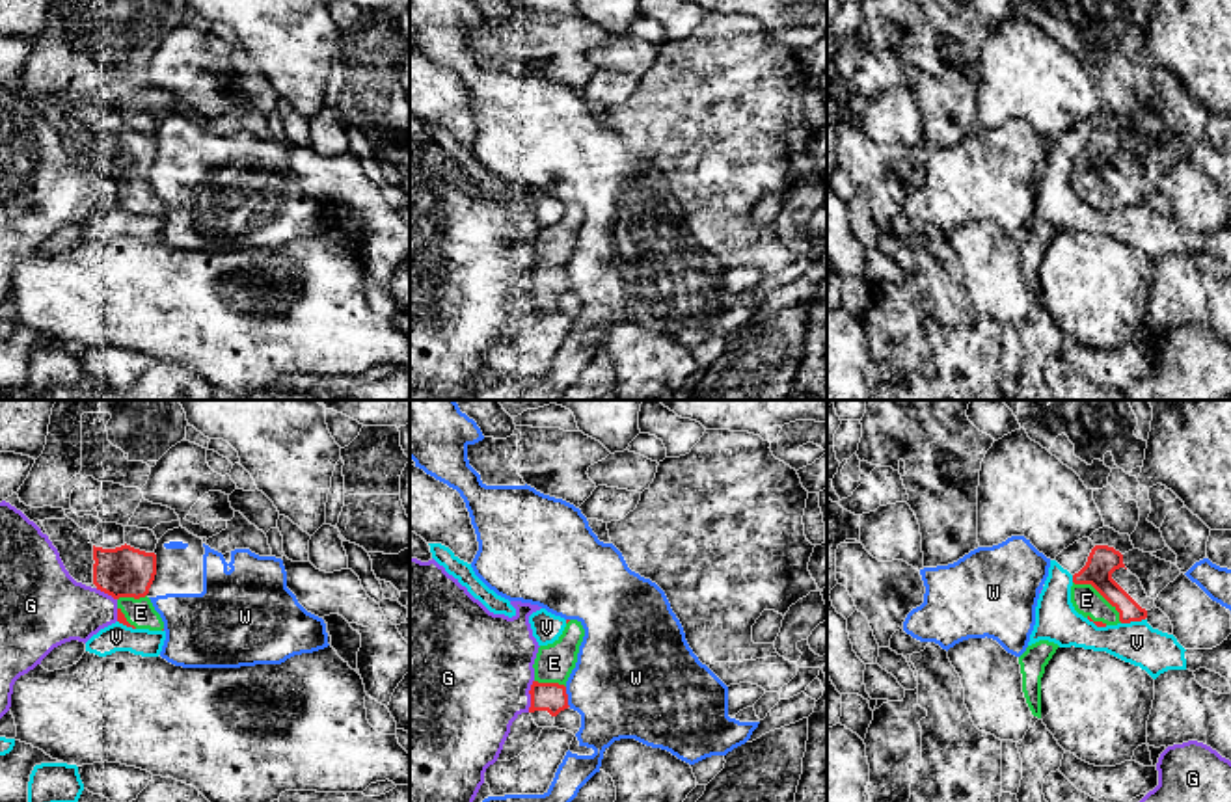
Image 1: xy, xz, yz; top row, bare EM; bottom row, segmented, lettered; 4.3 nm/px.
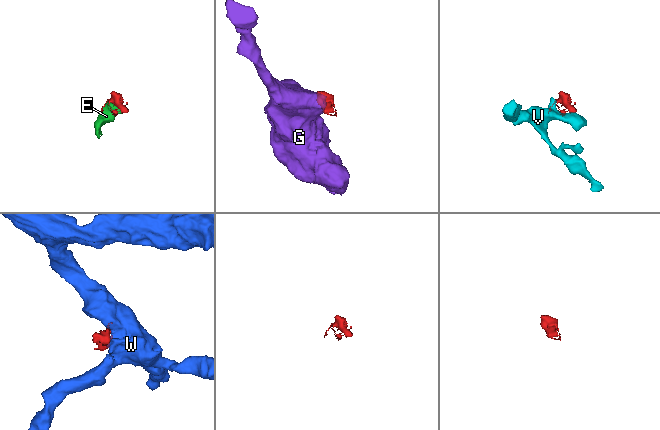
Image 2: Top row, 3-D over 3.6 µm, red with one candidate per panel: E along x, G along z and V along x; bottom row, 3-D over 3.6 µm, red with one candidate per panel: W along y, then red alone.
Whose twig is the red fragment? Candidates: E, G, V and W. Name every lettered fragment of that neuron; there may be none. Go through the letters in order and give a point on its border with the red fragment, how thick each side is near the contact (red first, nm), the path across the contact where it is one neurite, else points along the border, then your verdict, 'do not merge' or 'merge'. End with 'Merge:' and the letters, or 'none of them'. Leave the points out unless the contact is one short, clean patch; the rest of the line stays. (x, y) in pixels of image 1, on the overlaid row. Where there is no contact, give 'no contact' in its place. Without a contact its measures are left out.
E: meets red in yz at (1101, 594); 140 nm thick on the red side, 120 nm on the other; merge
G: meets red in xz at (531, 696); 130 nm thick on the red side, 460 nm on the other; do not merge
V: meets red in yz at (1133, 620); 110 nm thick on the red side, 190 nm on the other; do not merge
W: meets red in xz at (567, 696); 130 nm thick on the red side, 440 nm on the other; do not merge
Merge: E

